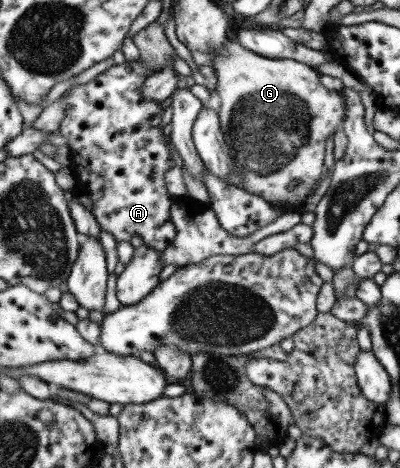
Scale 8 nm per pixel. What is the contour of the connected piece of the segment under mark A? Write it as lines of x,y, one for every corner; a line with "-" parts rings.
140,59
133,61
112,66
88,83
71,88
65,96
65,116
57,134
68,140
67,147
72,154
70,165
77,178
78,192
90,196
93,206
89,211
101,230
110,232
117,242
129,242
132,236
140,236
148,248
163,251
173,243
177,233
170,217
174,198
164,183
164,174
174,167
175,161
160,126
164,111
162,101
145,99
141,91
141,86
152,72

